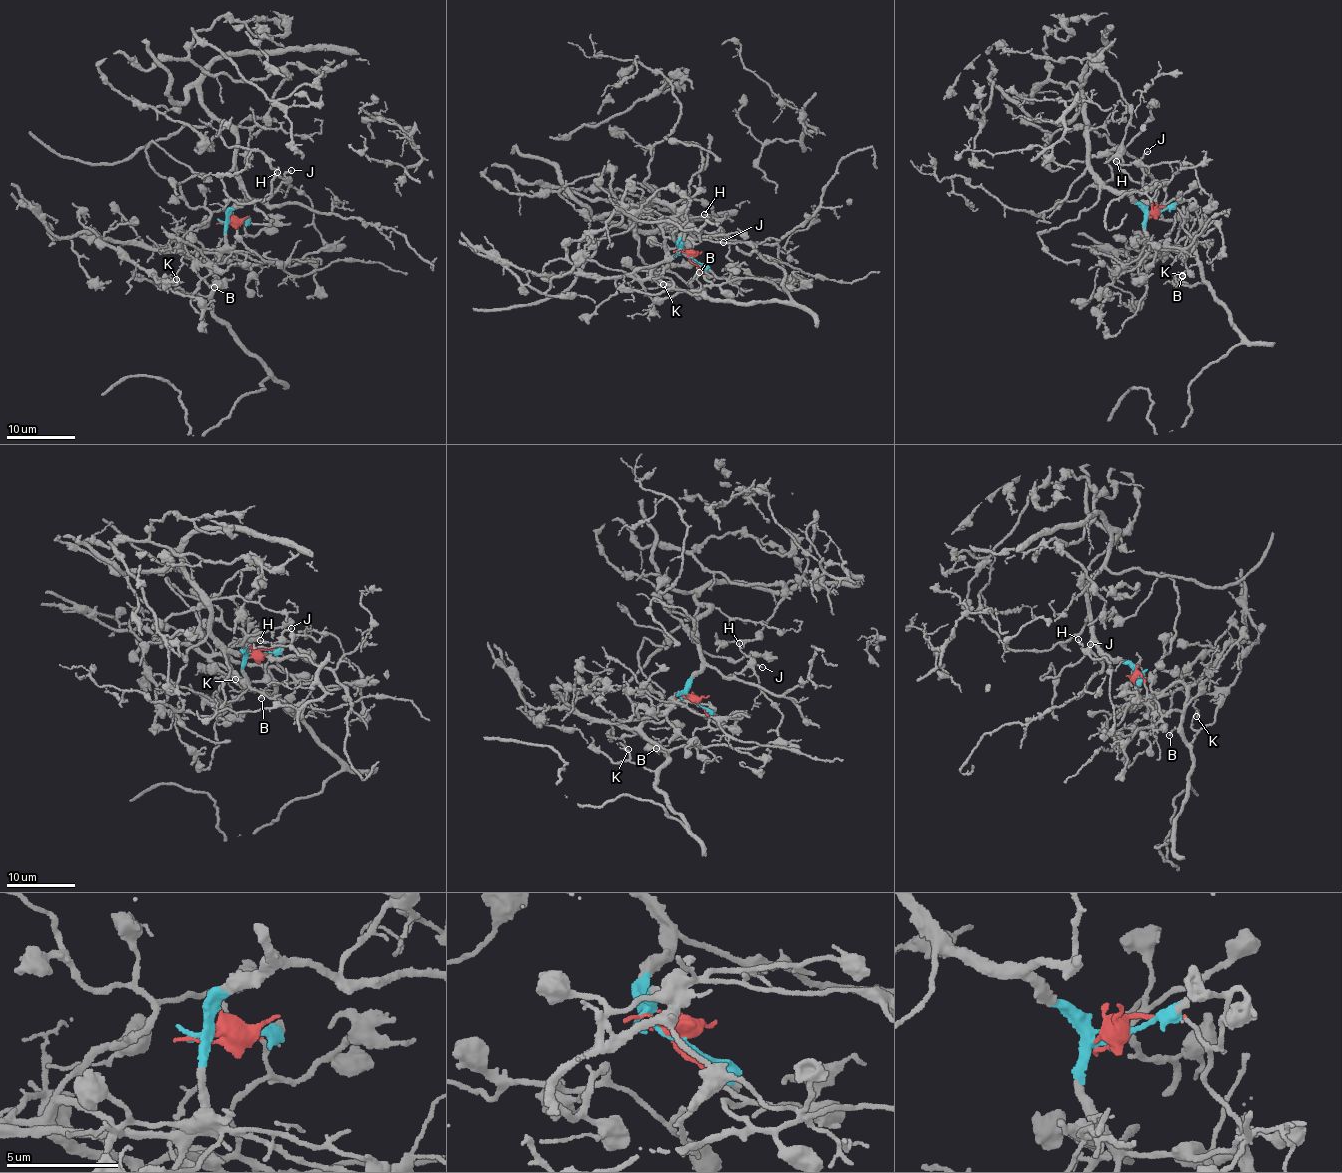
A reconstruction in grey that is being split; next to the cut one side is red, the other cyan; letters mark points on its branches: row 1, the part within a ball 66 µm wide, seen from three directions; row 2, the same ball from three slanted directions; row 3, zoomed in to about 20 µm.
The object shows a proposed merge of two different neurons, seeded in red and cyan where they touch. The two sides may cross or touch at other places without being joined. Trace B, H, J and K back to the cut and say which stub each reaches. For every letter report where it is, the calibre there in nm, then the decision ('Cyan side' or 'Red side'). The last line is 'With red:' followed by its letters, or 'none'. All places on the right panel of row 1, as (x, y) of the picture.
B: Place: (1182, 276). Thickness 140 nm. Red side
H: Place: (1116, 161). Thickness 150 nm. Cyan side
J: Place: (1147, 151). Thickness 130 nm. Cyan side
K: Place: (1182, 275). Thickness 140 nm. Red side
With red: B, K

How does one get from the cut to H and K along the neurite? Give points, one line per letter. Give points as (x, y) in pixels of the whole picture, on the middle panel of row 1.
H: (688, 256), (680, 250), (679, 242), (691, 228), (701, 228), (714, 237), (718, 234), (719, 227), (704, 214)
K: (688, 255), (709, 285), (691, 291), (701, 294), (654, 279), (662, 284)

